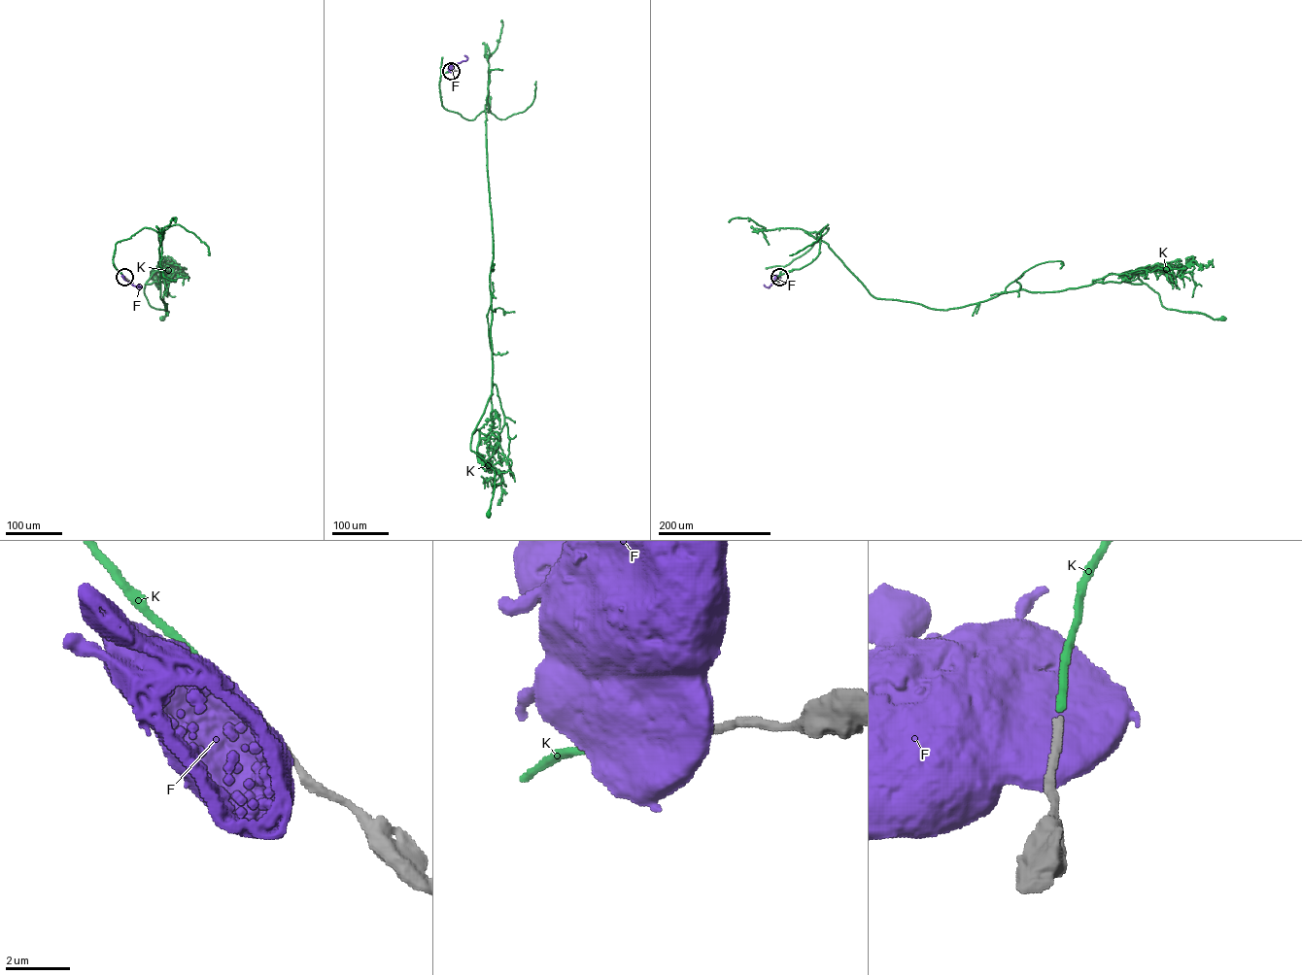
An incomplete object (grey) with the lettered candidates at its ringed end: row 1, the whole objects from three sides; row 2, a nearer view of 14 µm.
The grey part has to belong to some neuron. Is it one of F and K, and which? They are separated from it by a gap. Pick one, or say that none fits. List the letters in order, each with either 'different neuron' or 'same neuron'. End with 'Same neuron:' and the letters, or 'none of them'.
F: different neuron
K: same neuron
Same neuron: K

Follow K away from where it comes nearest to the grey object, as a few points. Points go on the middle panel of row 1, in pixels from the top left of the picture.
K: (451, 71), (442, 105), (470, 120), (485, 108), (487, 119), (492, 393), (470, 450), (495, 474), (489, 514)

